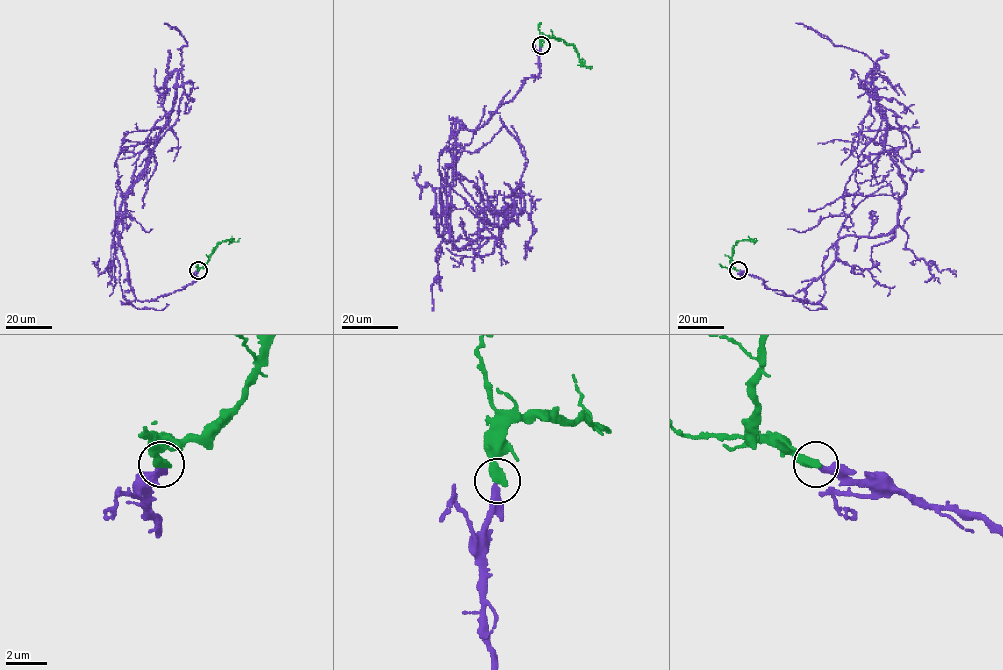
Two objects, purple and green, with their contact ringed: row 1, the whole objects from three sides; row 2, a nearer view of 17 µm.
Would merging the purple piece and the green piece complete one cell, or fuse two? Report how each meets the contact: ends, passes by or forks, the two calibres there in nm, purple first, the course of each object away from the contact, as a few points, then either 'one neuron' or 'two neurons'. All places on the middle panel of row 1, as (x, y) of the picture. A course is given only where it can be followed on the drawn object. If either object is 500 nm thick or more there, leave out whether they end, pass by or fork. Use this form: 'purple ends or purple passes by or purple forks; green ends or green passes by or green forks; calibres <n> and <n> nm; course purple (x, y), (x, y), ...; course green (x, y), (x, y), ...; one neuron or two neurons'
calibres 360 and 500 nm; course purple (540, 45), (445, 169), (442, 237), (514, 201), (499, 239), (459, 249), (442, 192); course green (540, 45), (542, 38), (562, 39), (575, 48), (579, 60), (591, 66); one neuron

